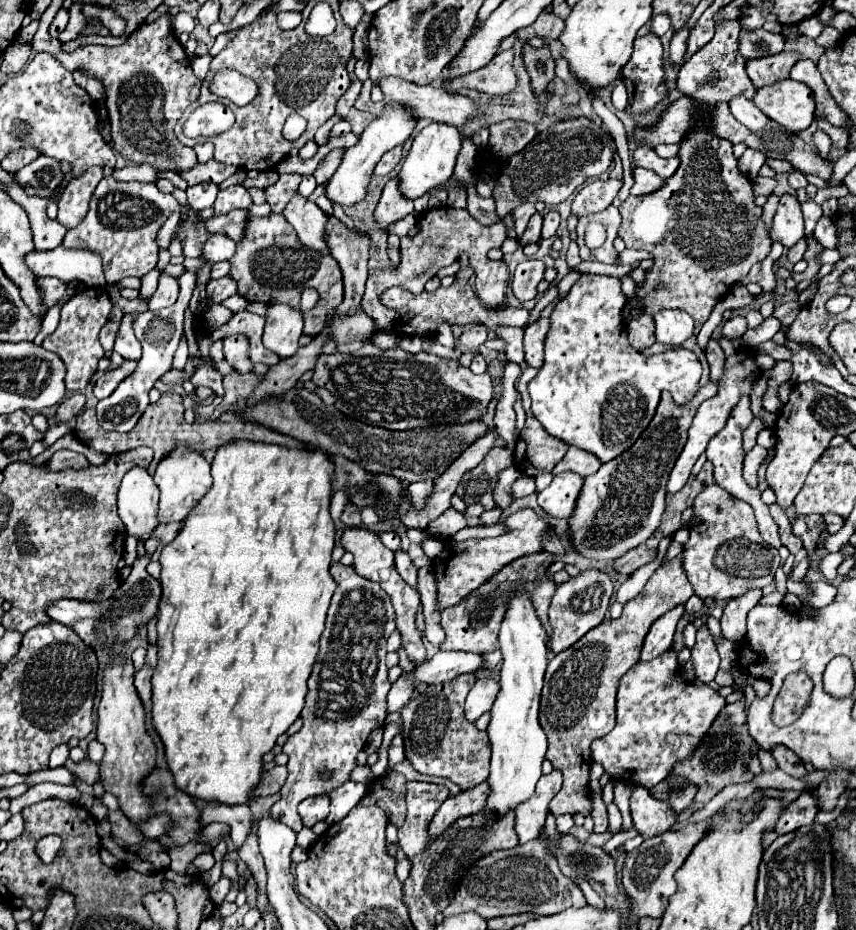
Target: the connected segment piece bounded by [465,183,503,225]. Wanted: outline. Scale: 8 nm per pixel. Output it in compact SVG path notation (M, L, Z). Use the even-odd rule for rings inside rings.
M467 185L467 207L469 215L473 215L479 223L483 225L493 225L497 221L503 221L497 211L495 211L495 201L493 199L485 199L475 191L475 185Z

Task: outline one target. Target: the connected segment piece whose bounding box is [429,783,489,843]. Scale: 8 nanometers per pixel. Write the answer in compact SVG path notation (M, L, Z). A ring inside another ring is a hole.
M481 783L469 791L461 791L459 795L447 799L429 823L429 843L433 843L433 839L437 839L447 827L451 827L453 821L479 813L487 801L487 795L489 787L487 783Z

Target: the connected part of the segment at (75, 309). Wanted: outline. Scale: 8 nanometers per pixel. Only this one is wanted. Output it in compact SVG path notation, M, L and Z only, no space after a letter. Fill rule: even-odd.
M85 287L85 291L73 295L63 307L61 307L61 321L55 333L51 333L45 339L45 347L53 353L57 353L65 367L67 367L67 375L65 375L65 387L69 391L83 391L91 377L97 371L97 363L99 359L105 355L101 343L99 343L99 331L101 327L109 321L109 313L111 313L111 301L109 301L109 293L105 289L93 289L93 287Z

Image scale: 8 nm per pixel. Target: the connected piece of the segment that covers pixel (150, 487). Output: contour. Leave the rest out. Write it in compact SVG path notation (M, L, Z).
M133 467L129 473L125 473L117 493L117 505L119 517L125 523L129 535L139 537L143 543L151 537L159 525L157 503L159 491L147 469Z

